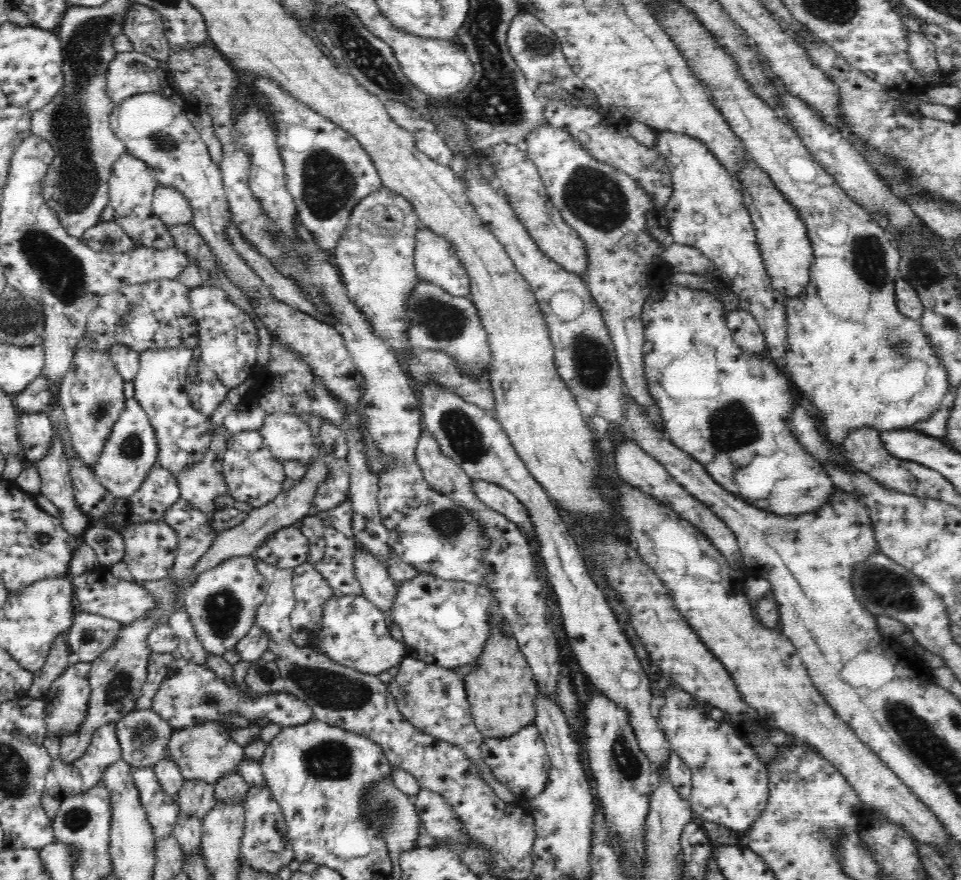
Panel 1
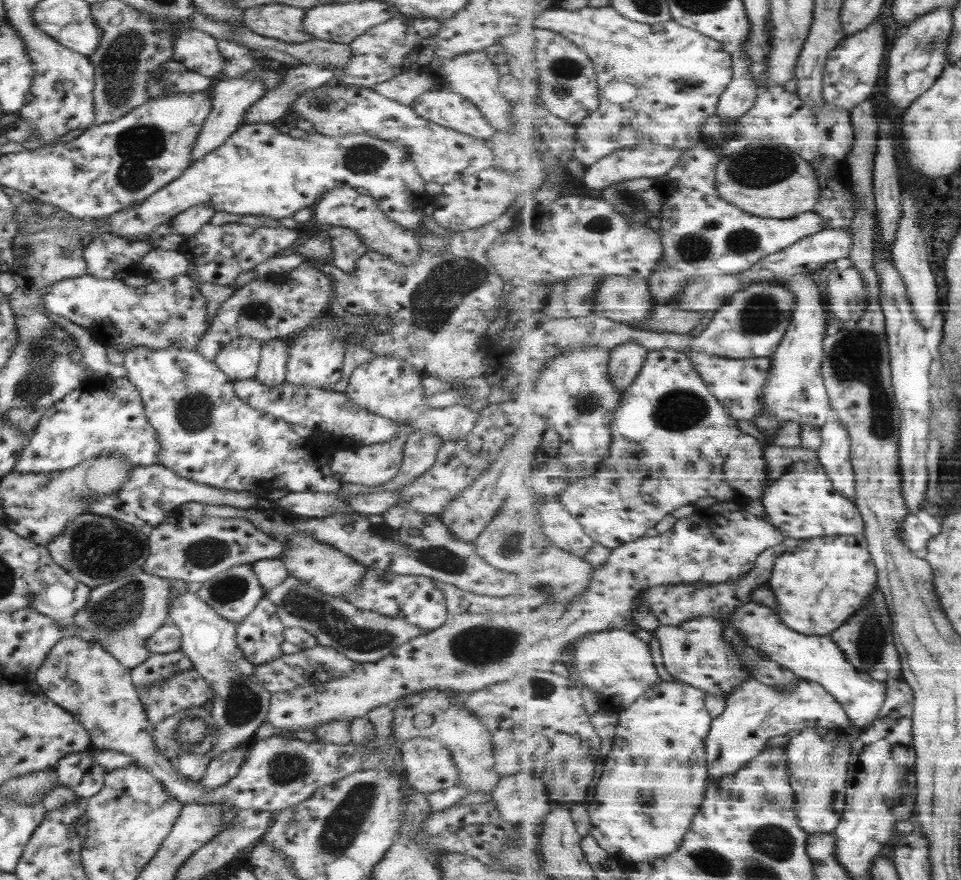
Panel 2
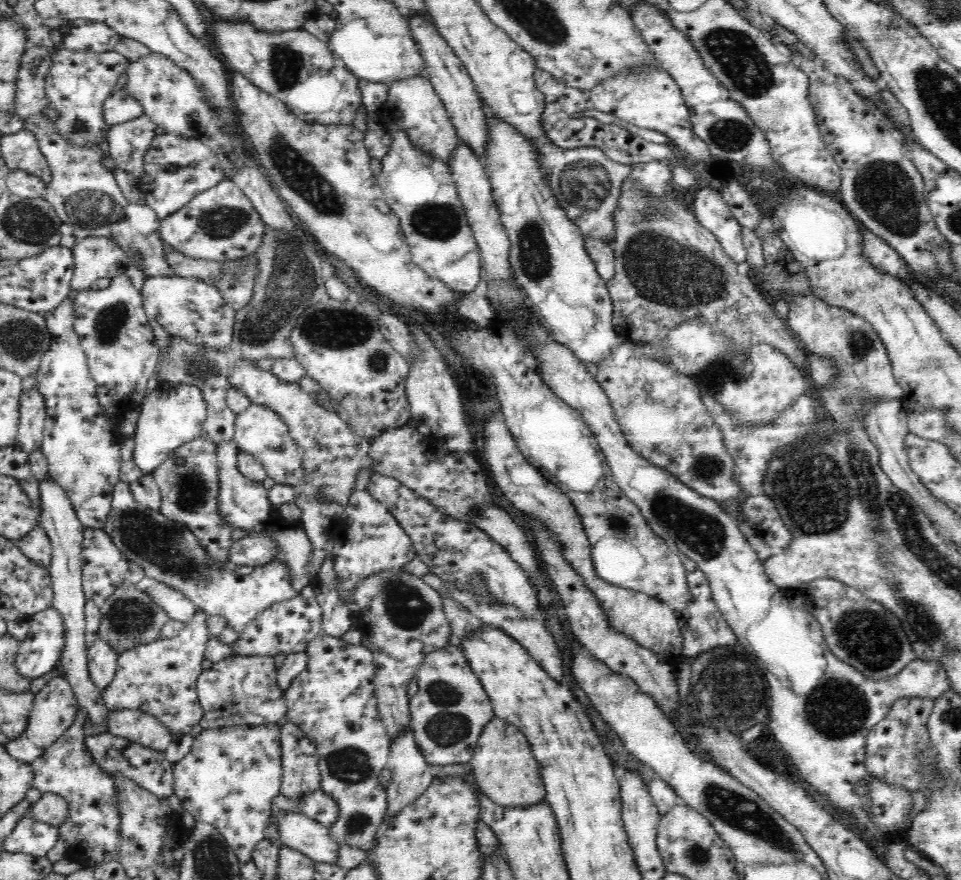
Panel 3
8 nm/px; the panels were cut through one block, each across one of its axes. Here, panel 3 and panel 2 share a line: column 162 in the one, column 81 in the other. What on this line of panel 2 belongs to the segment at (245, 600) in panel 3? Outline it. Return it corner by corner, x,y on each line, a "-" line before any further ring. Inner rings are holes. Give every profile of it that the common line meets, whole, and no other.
86,513
70,520
51,541
45,544
49,556
77,582
90,589
127,577
147,560
147,536
130,524

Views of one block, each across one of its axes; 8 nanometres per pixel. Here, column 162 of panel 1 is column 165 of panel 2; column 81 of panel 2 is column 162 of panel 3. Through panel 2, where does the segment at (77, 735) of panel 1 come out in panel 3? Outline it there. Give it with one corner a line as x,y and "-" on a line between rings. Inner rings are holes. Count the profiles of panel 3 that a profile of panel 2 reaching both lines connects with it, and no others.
126,580
101,606
99,638
107,642
118,655
126,650
138,648
164,638
162,628
171,618
162,606
158,605
150,593
139,590
135,584

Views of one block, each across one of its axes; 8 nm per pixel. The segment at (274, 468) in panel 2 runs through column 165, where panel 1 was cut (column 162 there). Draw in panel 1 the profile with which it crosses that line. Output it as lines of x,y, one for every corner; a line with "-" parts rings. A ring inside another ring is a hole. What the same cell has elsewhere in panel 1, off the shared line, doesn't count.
184,346
145,350
139,353
139,369
132,380
133,398
147,414
155,432
158,445
156,466
165,468
175,477
206,458
217,428
210,415
192,404
186,391
187,366
192,357
192,349

